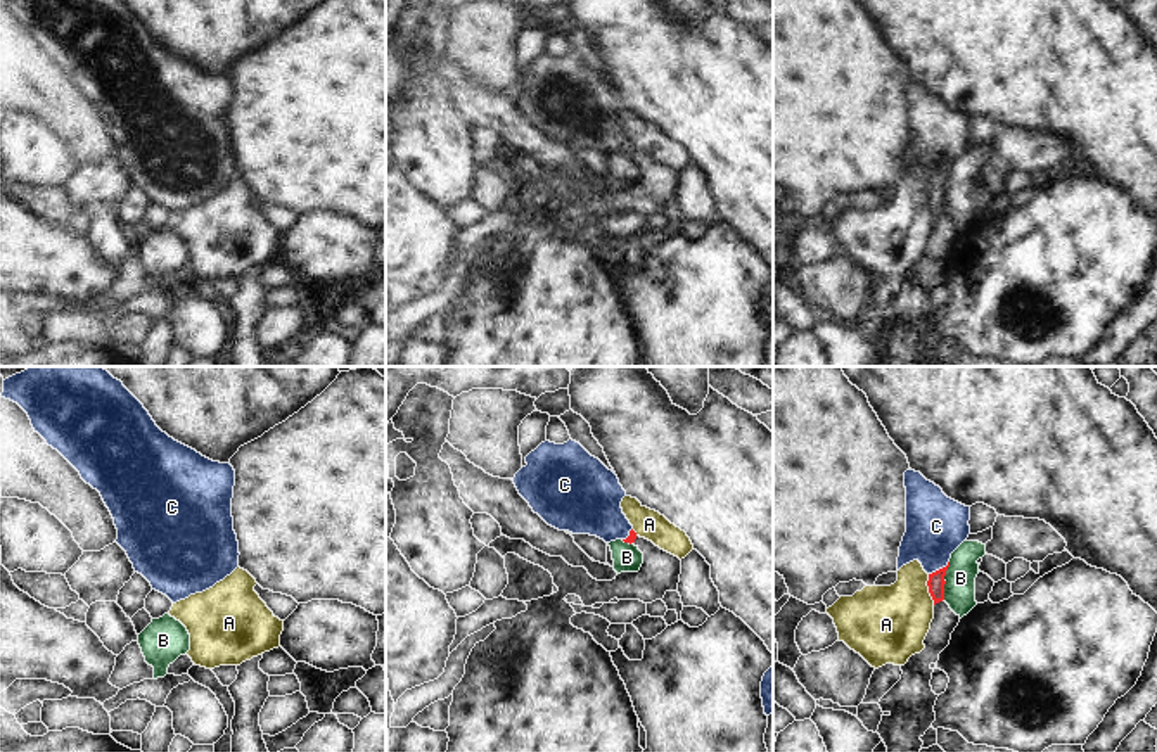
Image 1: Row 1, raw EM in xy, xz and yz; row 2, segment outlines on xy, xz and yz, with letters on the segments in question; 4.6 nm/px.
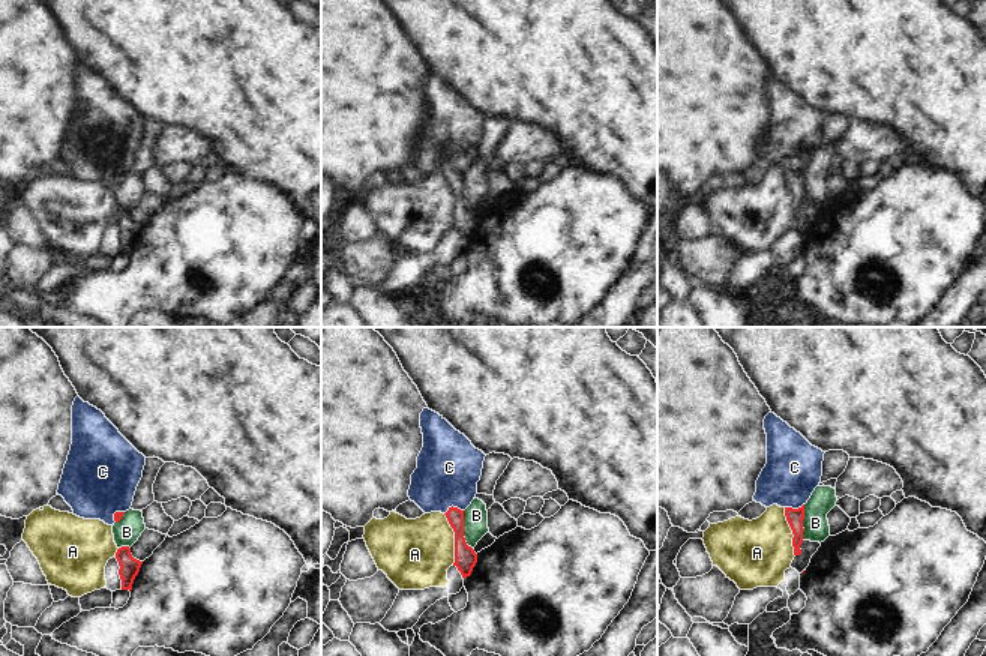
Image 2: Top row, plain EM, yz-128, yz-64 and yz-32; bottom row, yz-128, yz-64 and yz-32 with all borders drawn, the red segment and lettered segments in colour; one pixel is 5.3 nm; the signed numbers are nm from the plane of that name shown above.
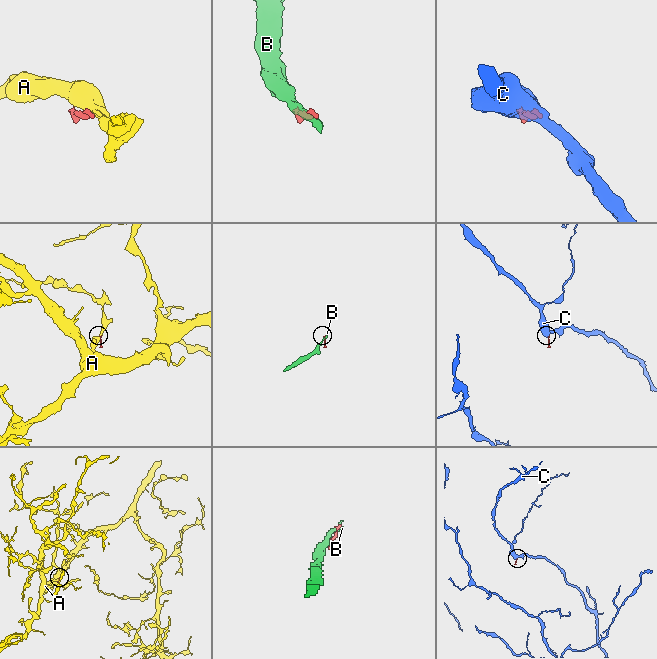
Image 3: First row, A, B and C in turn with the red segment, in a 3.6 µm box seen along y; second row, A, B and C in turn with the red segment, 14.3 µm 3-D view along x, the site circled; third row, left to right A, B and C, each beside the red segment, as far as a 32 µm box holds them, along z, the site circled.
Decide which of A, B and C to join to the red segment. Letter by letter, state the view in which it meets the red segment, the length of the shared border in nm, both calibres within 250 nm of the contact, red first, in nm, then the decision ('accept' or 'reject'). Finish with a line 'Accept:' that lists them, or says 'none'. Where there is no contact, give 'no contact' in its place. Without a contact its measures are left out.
A: yz | 150 nm | 80/360 nm | reject
B: yz | 180 nm | 80/140 nm | reject
C: yz | 120 nm | 80/280 nm | accept
Accept: C

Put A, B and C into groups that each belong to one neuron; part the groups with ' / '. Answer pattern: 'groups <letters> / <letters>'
groups A / B / C

